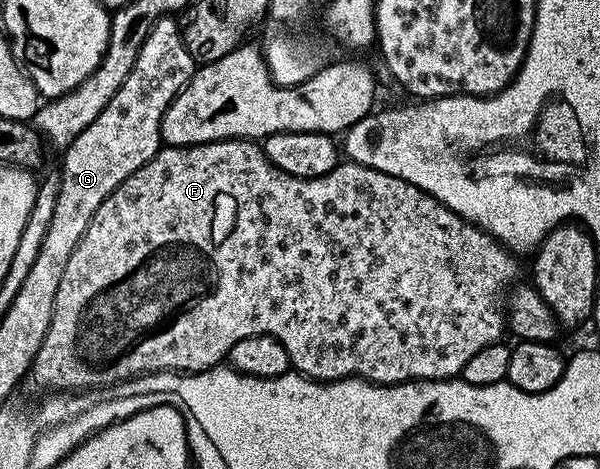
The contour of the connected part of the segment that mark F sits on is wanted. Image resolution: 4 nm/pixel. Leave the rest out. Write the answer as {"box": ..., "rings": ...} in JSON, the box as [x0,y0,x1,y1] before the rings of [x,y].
{"box":[28,140,519,393],"rings":[[[213,140],[207,144],[189,144],[187,148],[176,148],[173,146],[163,146],[158,153],[146,163],[140,166],[116,189],[109,198],[92,214],[92,222],[88,222],[88,230],[80,238],[76,250],[72,250],[72,258],[68,258],[68,266],[64,266],[64,274],[60,278],[60,286],[56,290],[56,306],[52,306],[52,320],[48,326],[48,334],[40,346],[40,350],[34,355],[34,362],[30,366],[28,380],[38,388],[48,389],[51,393],[73,393],[75,390],[87,390],[97,388],[107,388],[110,385],[122,383],[125,380],[133,380],[136,376],[145,376],[151,372],[177,372],[179,374],[189,374],[192,372],[204,372],[208,368],[219,367],[229,357],[232,346],[240,342],[240,338],[248,338],[256,334],[268,334],[276,338],[288,350],[290,355],[290,366],[293,371],[310,377],[311,380],[321,380],[329,382],[332,380],[345,380],[347,378],[361,378],[370,380],[373,384],[408,384],[411,380],[449,380],[461,377],[464,365],[470,361],[479,350],[484,350],[484,346],[499,343],[503,339],[502,331],[505,333],[508,328],[508,316],[504,311],[504,301],[512,285],[519,279],[518,276],[519,257],[511,252],[505,244],[489,236],[487,232],[470,224],[453,212],[450,208],[445,208],[436,198],[432,198],[424,190],[396,178],[392,174],[384,174],[380,170],[372,170],[363,164],[353,162],[339,162],[328,174],[317,176],[316,178],[296,178],[284,170],[280,170],[276,165],[270,163],[261,143],[252,140]]]}

